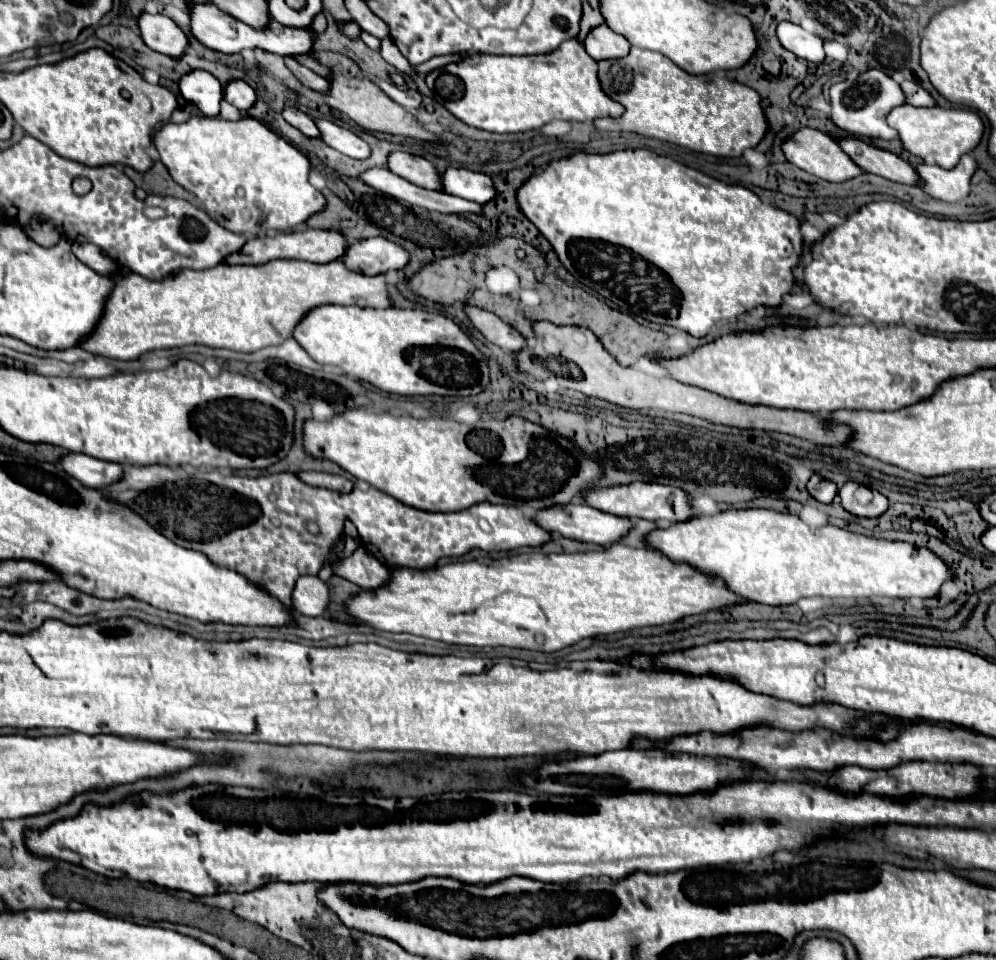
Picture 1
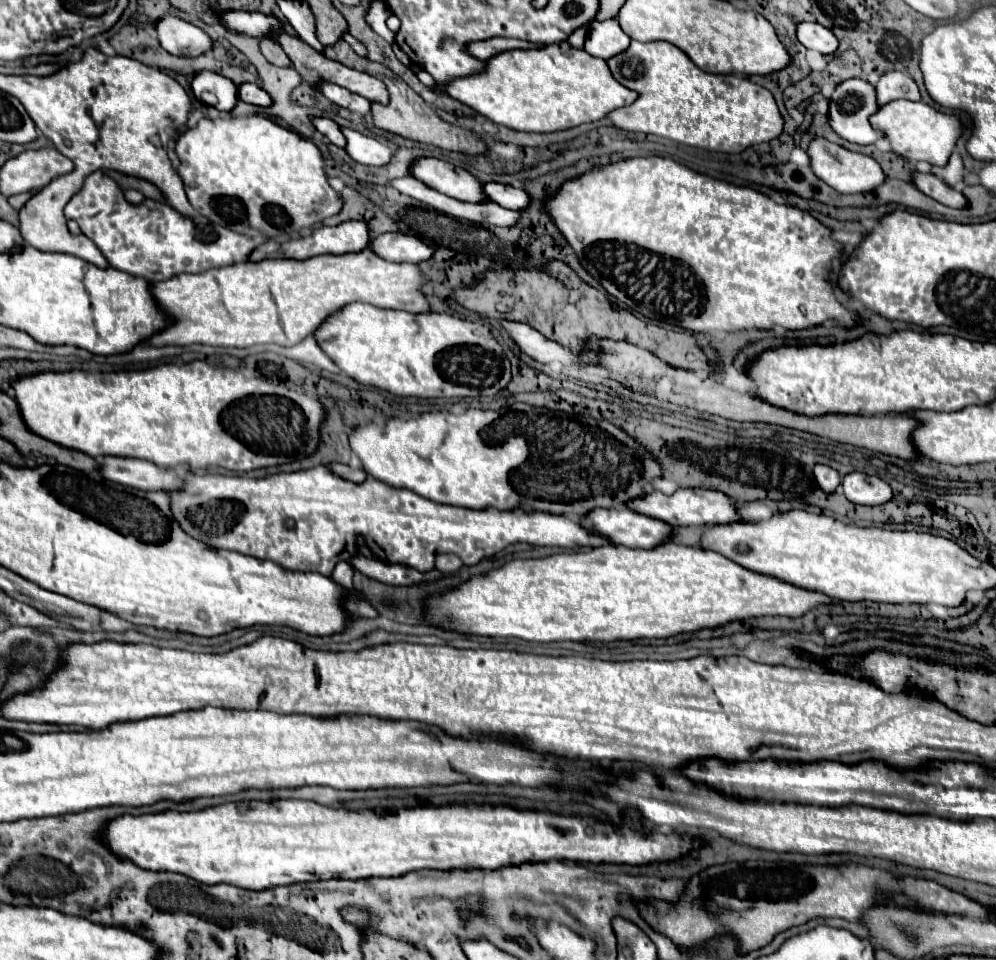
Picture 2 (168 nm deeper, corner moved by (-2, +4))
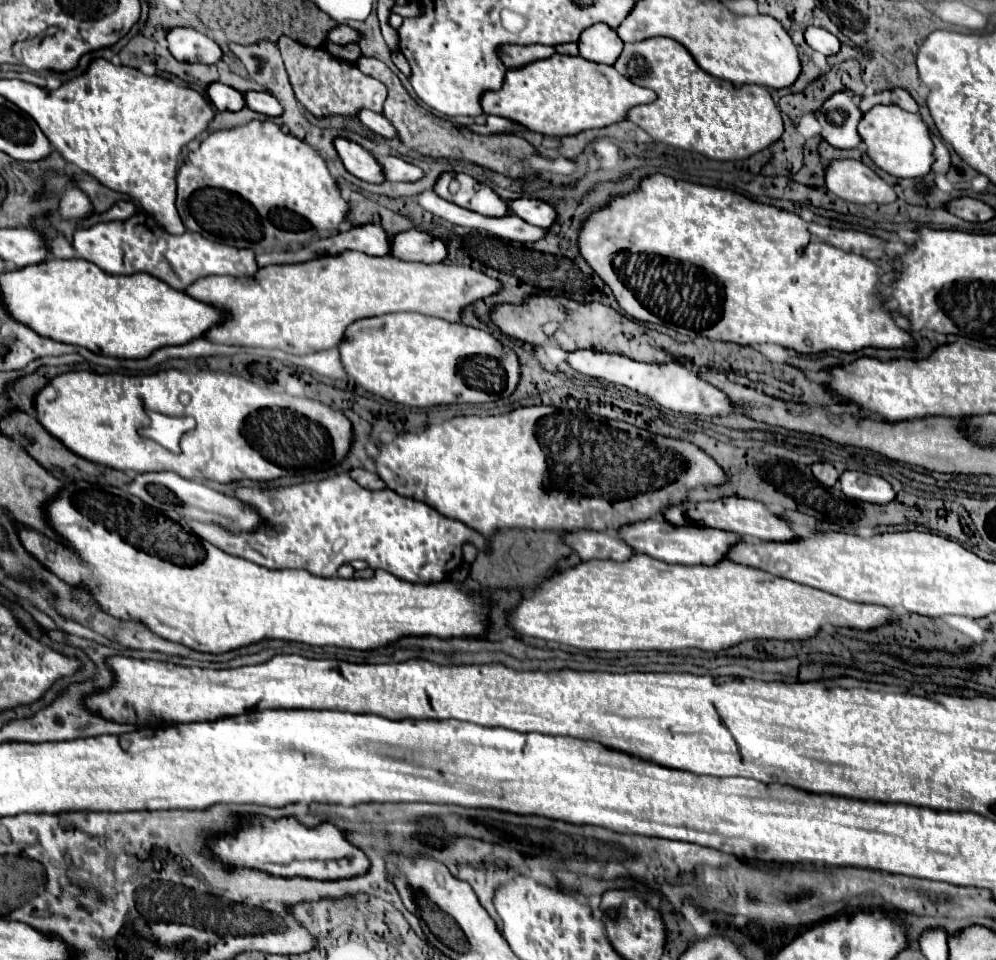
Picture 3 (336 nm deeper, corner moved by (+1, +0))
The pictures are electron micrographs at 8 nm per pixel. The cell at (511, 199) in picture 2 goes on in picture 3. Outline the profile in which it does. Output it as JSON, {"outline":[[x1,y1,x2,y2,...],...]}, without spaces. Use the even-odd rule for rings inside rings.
{"outline":[[519,198,509,202,509,206,513,208,513,214,521,216,525,222,535,224,539,228,549,230,555,222,557,222,557,212,551,204,543,202,543,200,533,200,533,198]]}

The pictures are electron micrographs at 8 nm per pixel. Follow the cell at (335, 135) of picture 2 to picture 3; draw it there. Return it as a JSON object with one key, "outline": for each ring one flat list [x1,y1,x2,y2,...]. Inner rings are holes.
{"outline":[[337,138,335,148,337,148,347,172,357,176,359,180,365,180,365,182,371,182,371,184,381,184,385,180,381,164,363,146,349,142,345,138]]}

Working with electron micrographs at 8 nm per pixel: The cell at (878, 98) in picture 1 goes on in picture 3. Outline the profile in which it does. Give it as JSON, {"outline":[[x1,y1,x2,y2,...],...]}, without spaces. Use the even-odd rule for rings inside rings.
{"outline":[[837,92,837,96,831,96,821,106,817,116,823,140,833,148,855,148,861,144,861,138,857,136,857,124,861,116,863,114,857,108,853,96,847,92]]}

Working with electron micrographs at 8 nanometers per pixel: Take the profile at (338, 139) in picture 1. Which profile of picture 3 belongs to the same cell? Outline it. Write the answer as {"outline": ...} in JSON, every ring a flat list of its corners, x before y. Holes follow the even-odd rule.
{"outline":[[397,156,377,158,377,160,381,160,381,166,385,168,385,178,391,182,417,182,425,176,425,172,419,166,405,162]]}

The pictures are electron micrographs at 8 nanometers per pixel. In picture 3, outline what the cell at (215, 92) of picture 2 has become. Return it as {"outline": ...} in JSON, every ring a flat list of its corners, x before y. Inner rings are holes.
{"outline":[[211,84,207,88,207,96,213,102,217,110,229,110,229,112,239,112,245,106,245,96,225,84]]}

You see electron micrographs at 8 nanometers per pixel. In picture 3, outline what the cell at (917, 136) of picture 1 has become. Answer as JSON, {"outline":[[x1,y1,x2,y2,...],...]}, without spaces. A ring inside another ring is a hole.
{"outline":[[873,106,863,114,857,132,867,146,869,158,887,174,897,178,919,178,931,172,933,142,927,124,917,114,909,114,897,106]]}

